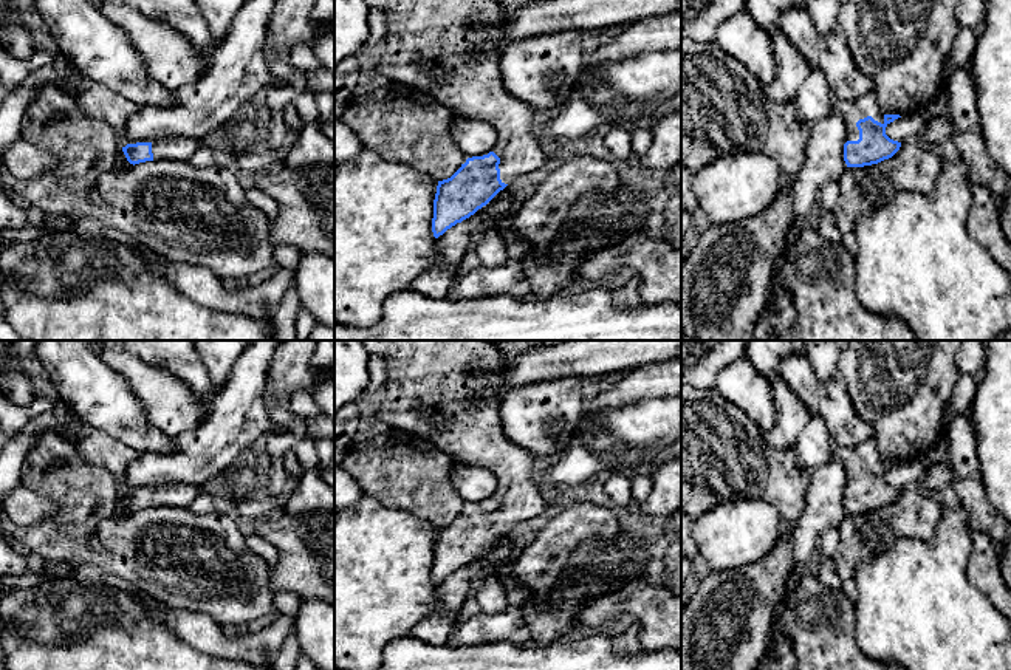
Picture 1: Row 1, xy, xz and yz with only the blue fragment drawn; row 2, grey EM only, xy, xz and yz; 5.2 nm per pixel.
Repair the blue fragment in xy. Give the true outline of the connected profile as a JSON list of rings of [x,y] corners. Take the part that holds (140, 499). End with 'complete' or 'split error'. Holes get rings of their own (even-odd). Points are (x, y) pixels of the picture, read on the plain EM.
[[[169,483],[152,489],[136,489],[122,494],[122,498],[130,511],[146,508],[175,506],[189,508],[200,494],[198,487],[184,483]]] | split error

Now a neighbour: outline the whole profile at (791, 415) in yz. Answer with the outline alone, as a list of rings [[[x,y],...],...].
[[[776,374],[769,378],[771,399],[776,404],[776,424],[763,433],[766,446],[787,450],[793,449],[796,438],[810,421],[805,404]]]

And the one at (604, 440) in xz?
[[[681,395],[587,413],[559,458],[543,470],[543,483],[567,492],[604,470],[646,463],[680,436]]]

